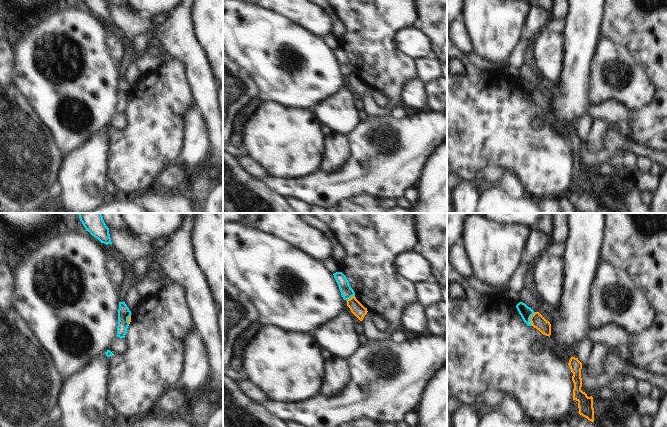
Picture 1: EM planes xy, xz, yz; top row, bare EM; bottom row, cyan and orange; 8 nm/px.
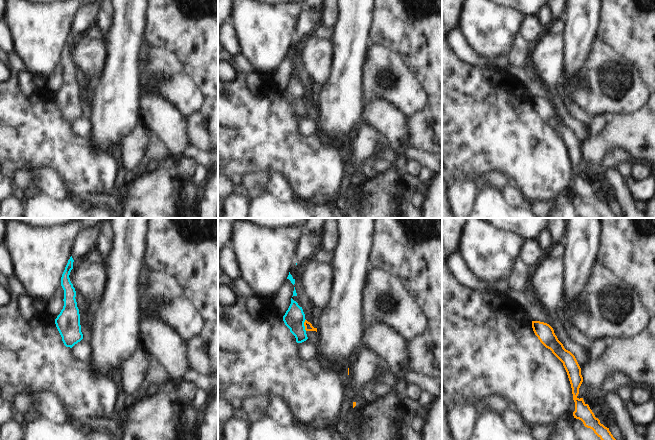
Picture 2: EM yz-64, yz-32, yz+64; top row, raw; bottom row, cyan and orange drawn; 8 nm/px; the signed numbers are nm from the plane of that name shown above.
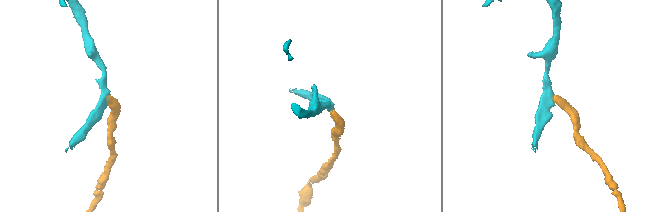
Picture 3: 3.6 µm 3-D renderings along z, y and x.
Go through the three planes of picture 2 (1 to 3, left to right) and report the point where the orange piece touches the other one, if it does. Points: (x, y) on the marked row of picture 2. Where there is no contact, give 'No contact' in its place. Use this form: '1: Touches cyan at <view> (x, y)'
1: No contact
2: Touches cyan at yz-32 (303, 325)
3: No contact

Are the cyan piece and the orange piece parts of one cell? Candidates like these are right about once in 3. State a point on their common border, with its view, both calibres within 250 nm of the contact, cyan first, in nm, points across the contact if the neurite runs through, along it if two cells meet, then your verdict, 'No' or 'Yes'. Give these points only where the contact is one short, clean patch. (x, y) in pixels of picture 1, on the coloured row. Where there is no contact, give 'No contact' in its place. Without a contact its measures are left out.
Touches cyan at yz (529, 319). Thickness 100 nm (cyan) against 110 nm. Boundary: yz (535, 312), (530, 318), (531, 325). No

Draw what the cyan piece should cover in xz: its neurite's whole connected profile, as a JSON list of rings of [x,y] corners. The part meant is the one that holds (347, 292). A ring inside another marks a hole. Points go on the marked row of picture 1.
[[[336,272],[333,274],[334,278],[339,286],[341,295],[344,300],[350,299],[352,296],[355,296],[354,290],[351,288],[349,281],[342,272]]]

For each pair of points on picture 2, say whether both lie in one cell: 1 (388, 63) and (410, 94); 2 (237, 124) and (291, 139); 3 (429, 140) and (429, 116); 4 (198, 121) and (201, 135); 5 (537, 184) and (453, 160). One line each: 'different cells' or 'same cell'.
1: same cell
2: same cell
3: same cell
4: same cell
5: same cell

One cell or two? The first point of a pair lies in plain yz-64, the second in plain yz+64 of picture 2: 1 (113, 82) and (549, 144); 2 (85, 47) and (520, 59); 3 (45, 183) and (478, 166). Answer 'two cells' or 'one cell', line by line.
1: two cells
2: two cells
3: two cells

